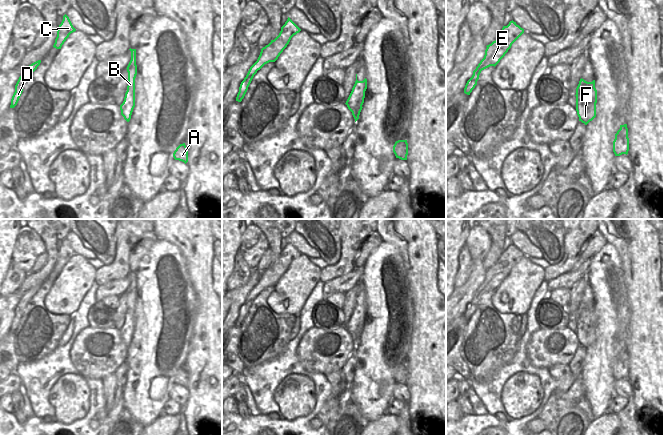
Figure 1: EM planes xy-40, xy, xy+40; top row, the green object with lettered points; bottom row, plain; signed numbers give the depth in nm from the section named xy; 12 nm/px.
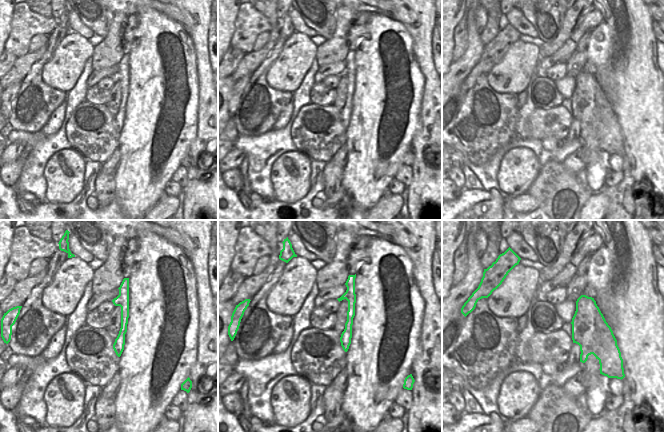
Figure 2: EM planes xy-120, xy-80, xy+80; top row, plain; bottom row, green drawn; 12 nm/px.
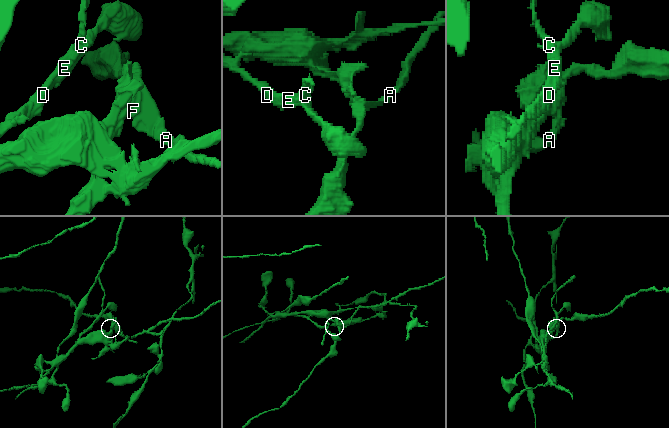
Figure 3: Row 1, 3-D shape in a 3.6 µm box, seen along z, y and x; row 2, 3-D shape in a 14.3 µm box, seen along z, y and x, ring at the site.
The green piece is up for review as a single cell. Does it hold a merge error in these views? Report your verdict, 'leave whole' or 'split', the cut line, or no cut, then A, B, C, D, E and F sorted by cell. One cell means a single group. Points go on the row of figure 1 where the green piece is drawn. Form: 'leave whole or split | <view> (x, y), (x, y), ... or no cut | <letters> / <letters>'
split | xy (361, 105), (353, 116) | A F / B C D E

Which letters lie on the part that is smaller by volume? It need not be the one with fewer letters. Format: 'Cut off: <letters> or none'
Cut off: A, F

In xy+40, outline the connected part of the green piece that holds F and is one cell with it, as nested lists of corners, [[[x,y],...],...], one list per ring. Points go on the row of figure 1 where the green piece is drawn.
[[[581,78],[575,96],[579,121],[587,125],[596,117],[597,90],[595,80],[587,82]]]

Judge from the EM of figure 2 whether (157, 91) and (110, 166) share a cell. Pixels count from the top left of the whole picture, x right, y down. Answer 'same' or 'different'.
different

